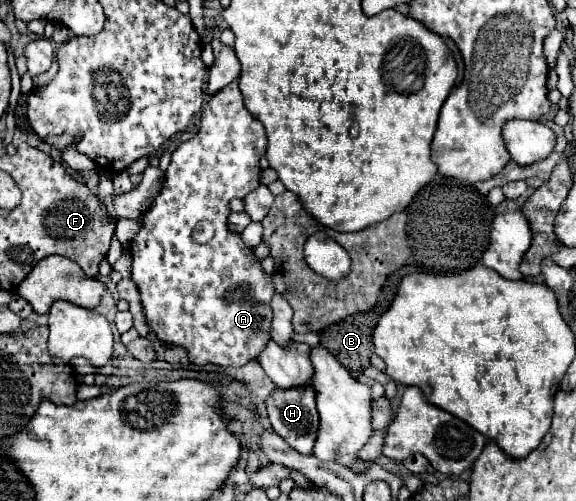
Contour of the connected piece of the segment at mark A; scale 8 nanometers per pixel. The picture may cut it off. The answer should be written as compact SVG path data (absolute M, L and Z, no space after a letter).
M238 81L226 85L224 89L220 89L215 95L210 97L210 101L202 107L202 117L200 117L200 129L198 133L190 139L184 141L174 153L172 153L172 161L168 165L166 177L164 177L164 187L160 191L160 195L154 199L152 207L144 213L142 217L142 229L140 233L134 237L132 241L132 281L138 285L140 291L140 299L142 299L142 311L146 315L146 323L150 327L150 331L164 343L164 345L180 345L188 351L188 357L192 363L198 365L206 365L206 363L216 363L222 367L242 367L248 361L258 359L260 351L264 351L264 347L270 343L272 335L272 295L276 295L276 289L272 287L272 275L266 275L262 269L262 263L256 259L254 251L250 247L244 245L242 237L238 233L228 231L226 227L226 219L230 215L230 201L240 197L244 199L248 193L252 193L258 185L260 185L260 167L258 161L260 157L266 153L266 131L260 121L250 115L250 111L244 107L244 99L242 93L238 89Z

